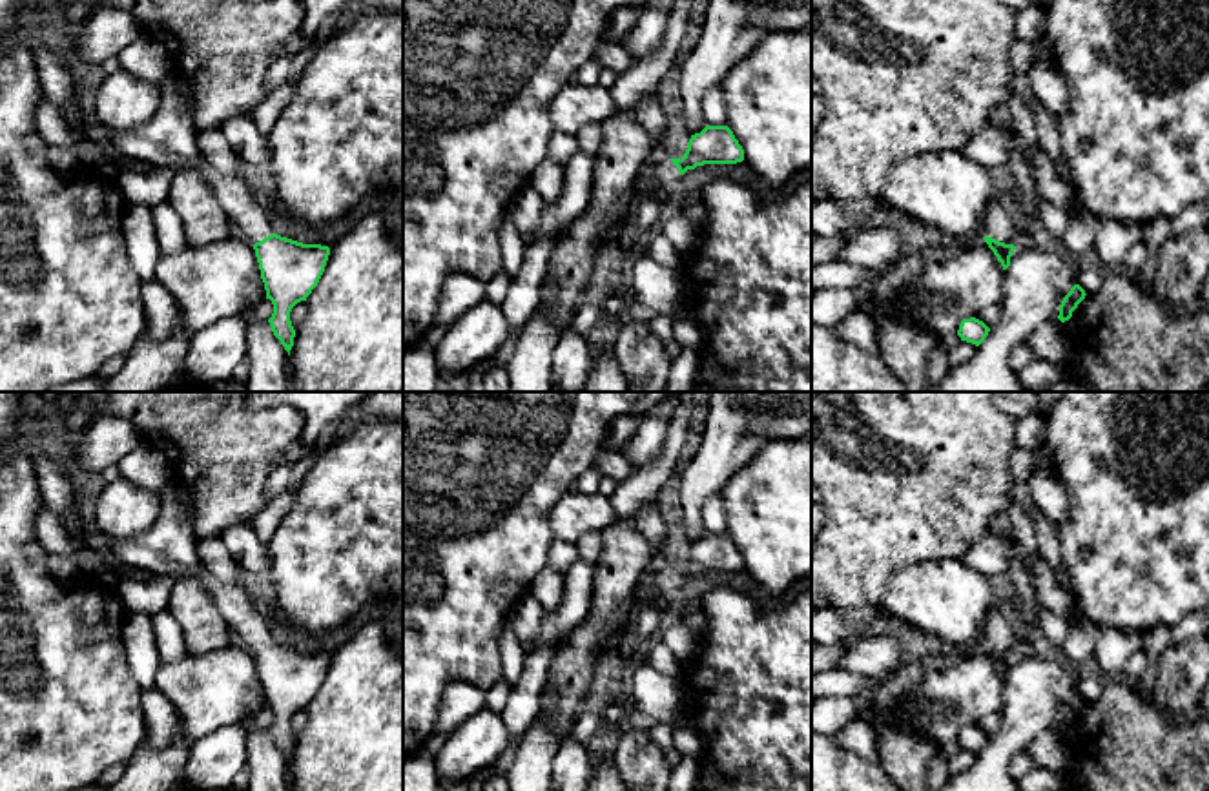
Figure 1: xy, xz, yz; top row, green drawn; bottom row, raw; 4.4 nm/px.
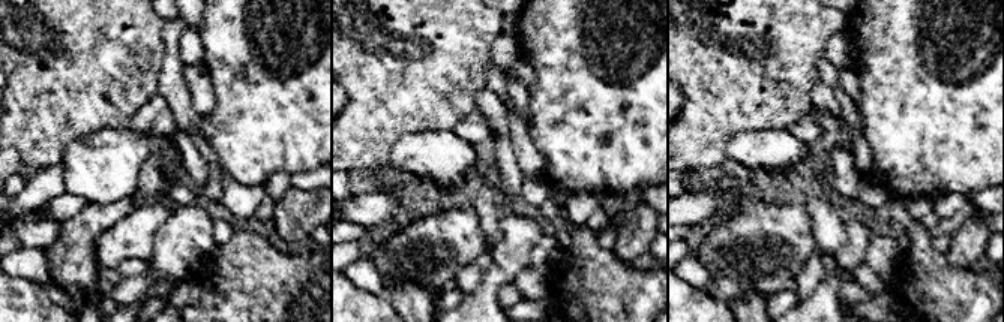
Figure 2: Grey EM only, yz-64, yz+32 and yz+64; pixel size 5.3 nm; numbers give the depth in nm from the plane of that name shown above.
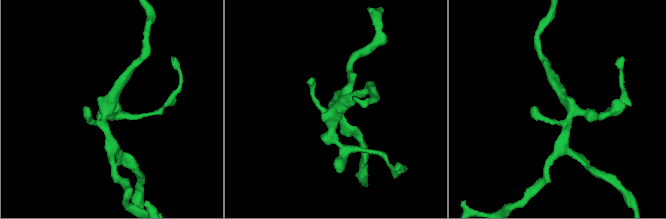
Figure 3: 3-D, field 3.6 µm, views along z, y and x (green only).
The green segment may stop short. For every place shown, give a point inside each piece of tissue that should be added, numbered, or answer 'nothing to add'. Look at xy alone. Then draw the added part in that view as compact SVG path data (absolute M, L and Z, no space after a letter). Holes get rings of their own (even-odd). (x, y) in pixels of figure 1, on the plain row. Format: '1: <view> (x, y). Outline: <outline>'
1: xy (170, 547). Outline: M173 478L160 492L160 516L155 525L129 539L111 539L119 563L153 576L199 576L235 640L255 652L274 642L266 622L243 585L219 583L197 556L191 518L191 494Z

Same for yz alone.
1: yz (998, 633). Outline: M990 607L990 611L987 612L983 634L987 645L992 645L1005 652L1016 651L1018 642L1014 638L1012 627L1008 620L1001 614L1001 611L996 607Z

